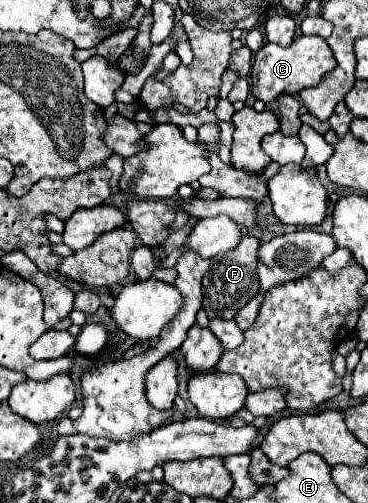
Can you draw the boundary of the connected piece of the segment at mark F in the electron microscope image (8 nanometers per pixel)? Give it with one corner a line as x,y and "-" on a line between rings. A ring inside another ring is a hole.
242,235
240,243
234,249
220,253
220,255
210,259
210,269
208,269
208,273
204,275
204,281
202,281
202,295
204,295
202,307
206,309
210,319
214,319
214,317
234,319
238,309
248,299
252,299
260,293
258,275
256,275
258,247
260,247
260,241
254,235

